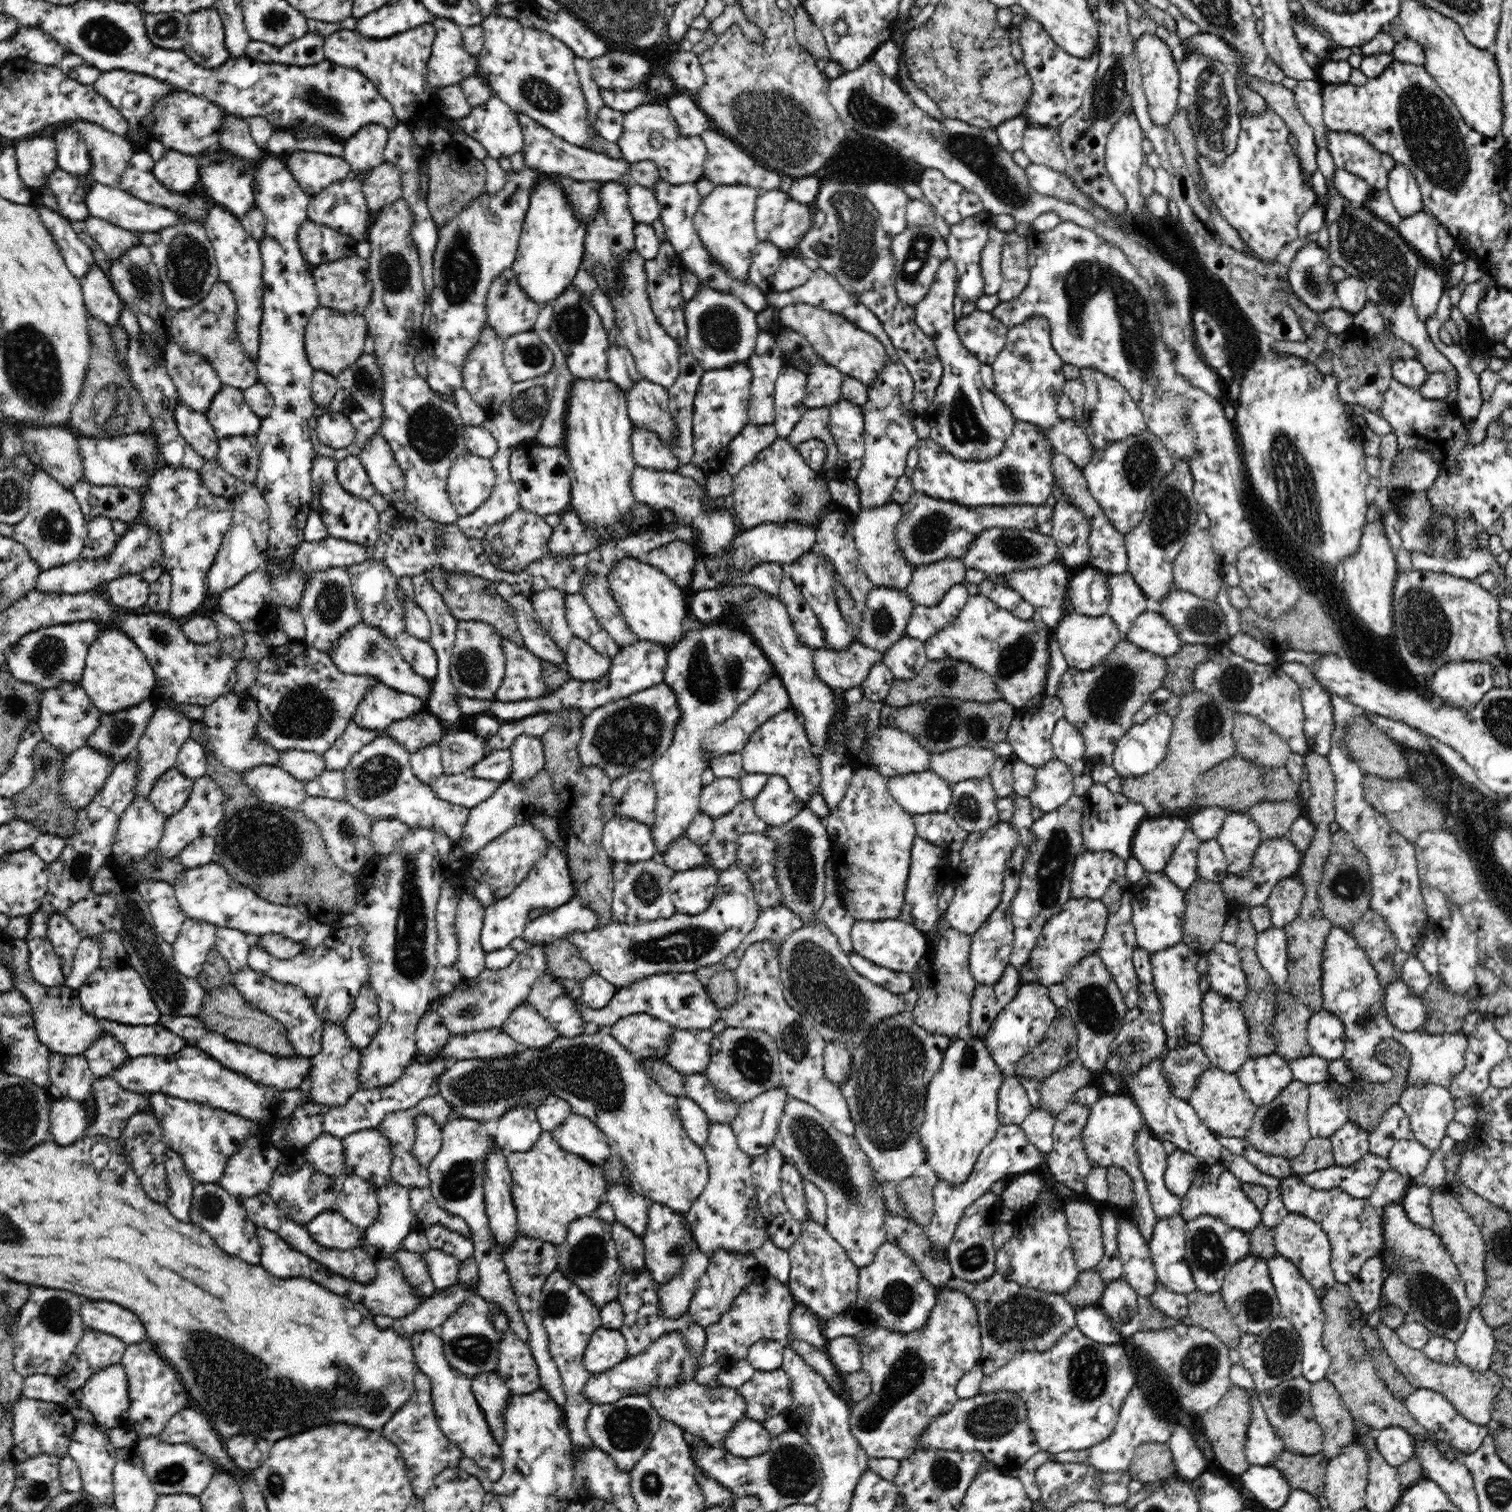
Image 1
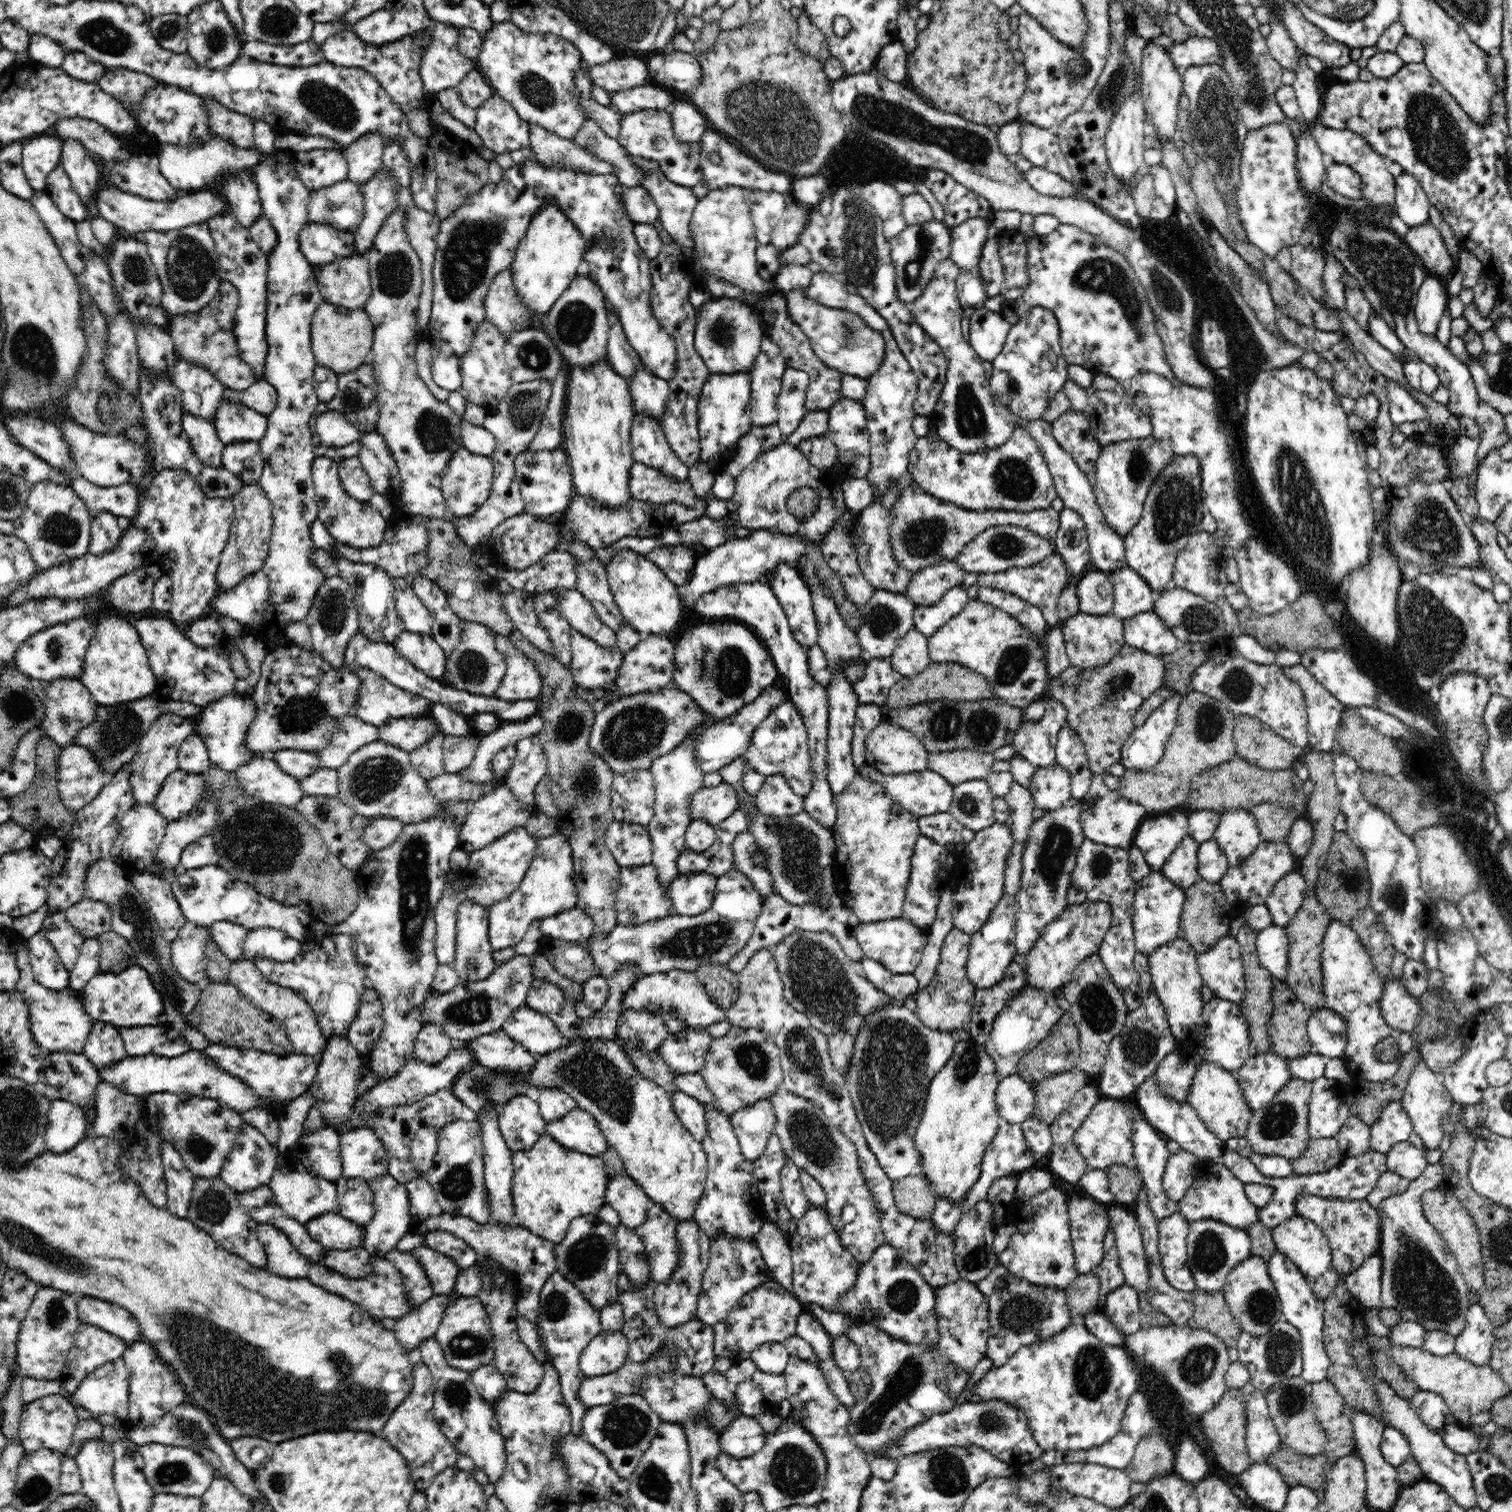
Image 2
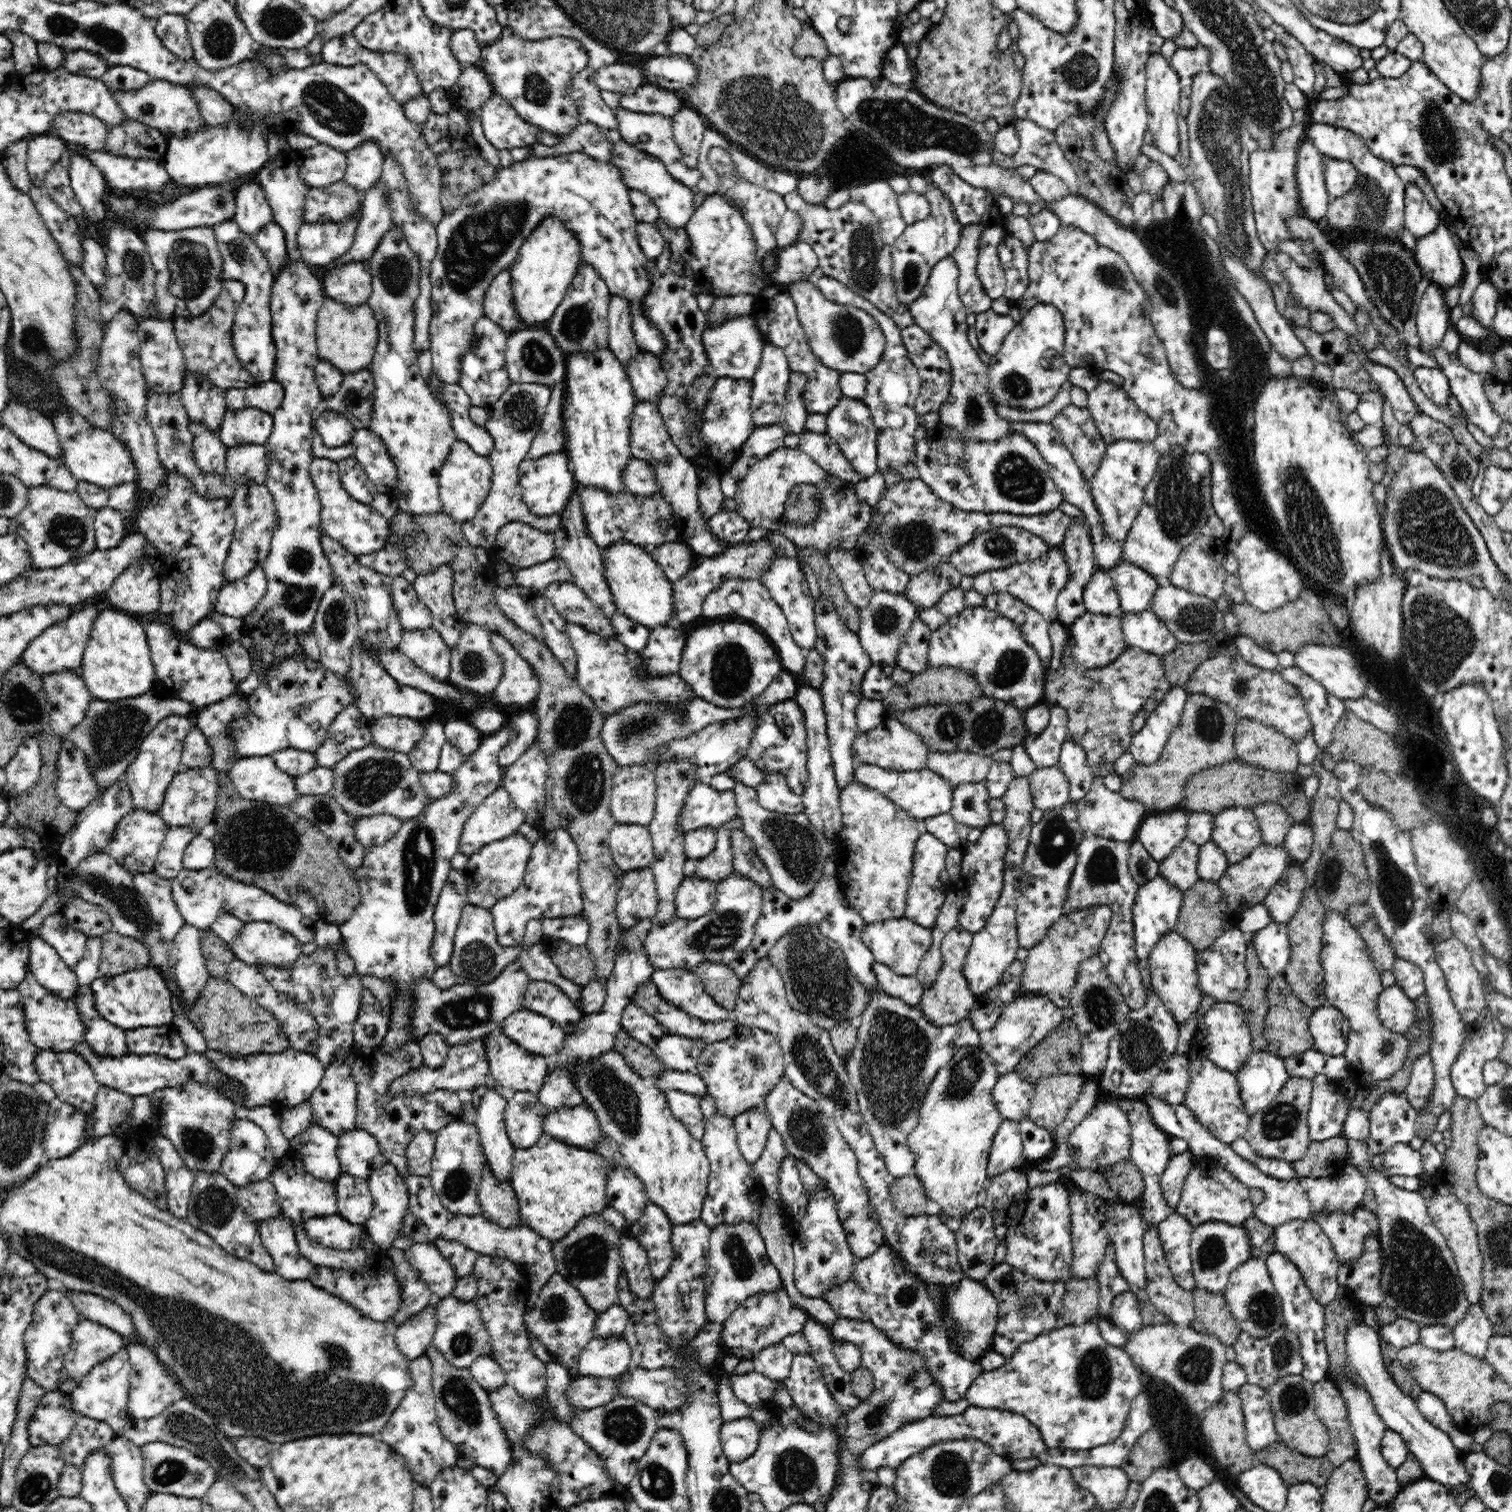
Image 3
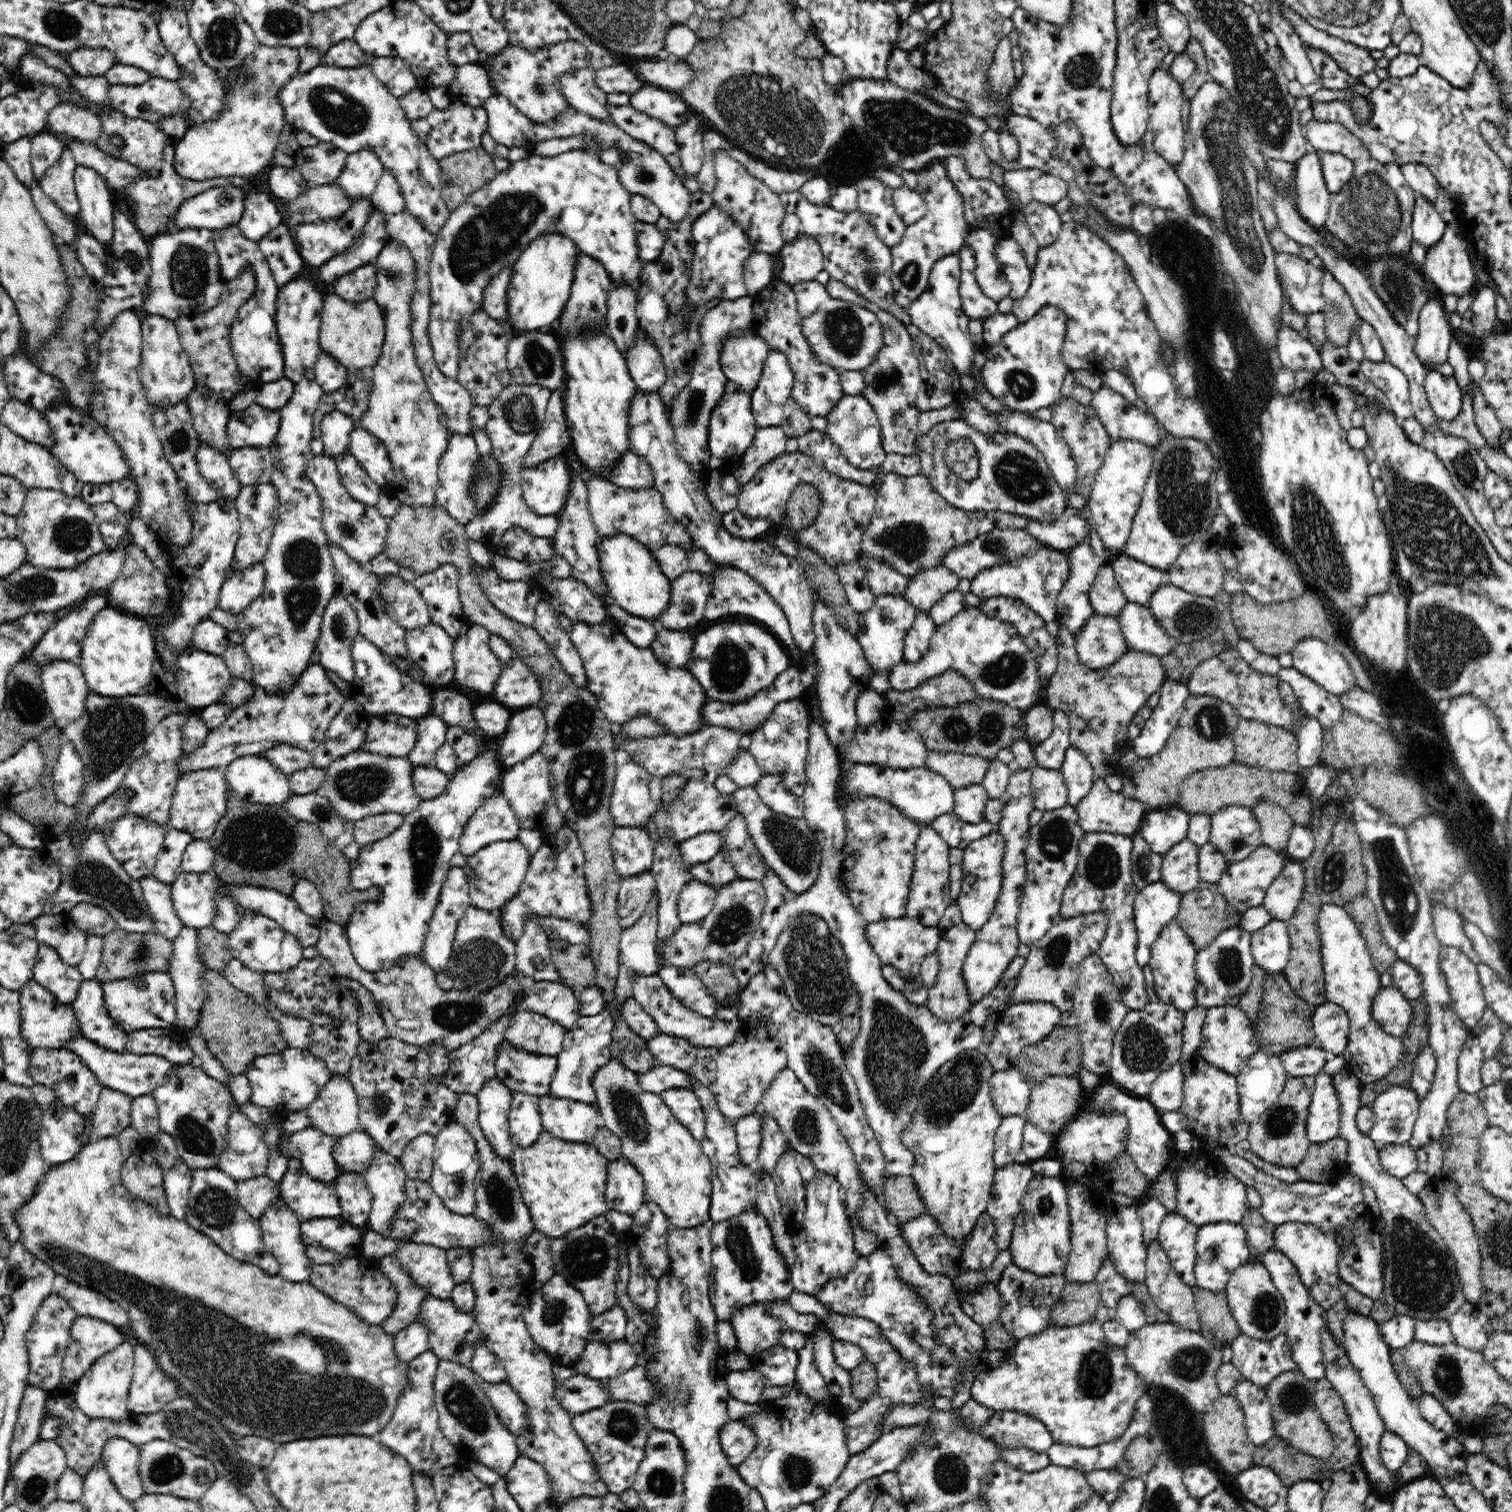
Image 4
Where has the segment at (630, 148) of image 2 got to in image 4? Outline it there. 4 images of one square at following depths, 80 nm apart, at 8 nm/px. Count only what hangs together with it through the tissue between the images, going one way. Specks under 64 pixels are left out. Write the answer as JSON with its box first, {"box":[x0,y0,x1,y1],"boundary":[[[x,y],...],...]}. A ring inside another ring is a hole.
{"box":[607,105,686,179],"boundary":[[[630,105],[607,106],[613,123],[630,135],[636,142],[644,142],[658,152],[678,178],[686,179],[680,159],[680,150],[675,140],[674,129],[649,114],[640,112]]]}

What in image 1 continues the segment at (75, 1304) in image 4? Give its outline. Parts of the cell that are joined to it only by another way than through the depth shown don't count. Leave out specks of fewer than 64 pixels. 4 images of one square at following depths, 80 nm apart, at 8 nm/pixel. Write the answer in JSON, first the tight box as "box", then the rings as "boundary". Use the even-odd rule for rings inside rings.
{"box":[80,1300,147,1344],"boundary":[[[84,1300],[80,1309],[86,1329],[97,1330],[122,1340],[126,1344],[147,1340],[144,1325],[130,1310],[112,1302]]]}

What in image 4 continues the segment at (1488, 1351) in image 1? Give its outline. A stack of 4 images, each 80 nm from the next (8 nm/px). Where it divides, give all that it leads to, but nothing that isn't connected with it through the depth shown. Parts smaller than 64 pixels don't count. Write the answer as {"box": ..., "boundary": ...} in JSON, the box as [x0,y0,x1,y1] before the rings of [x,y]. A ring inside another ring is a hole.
{"box":[1449,1304,1494,1352],"boundary":[[[1477,1304],[1460,1309],[1449,1318],[1449,1325],[1455,1343],[1473,1351],[1482,1352],[1488,1337],[1494,1332],[1491,1318]]]}

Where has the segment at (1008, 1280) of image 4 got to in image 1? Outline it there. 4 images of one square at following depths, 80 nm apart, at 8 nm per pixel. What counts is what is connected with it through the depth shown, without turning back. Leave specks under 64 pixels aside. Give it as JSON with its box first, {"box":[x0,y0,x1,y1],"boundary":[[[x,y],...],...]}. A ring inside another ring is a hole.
{"box":[937,1271,1076,1376],"boundary":[[[996,1271],[989,1279],[971,1283],[960,1278],[952,1278],[937,1287],[937,1293],[944,1289],[964,1293],[976,1307],[978,1327],[980,1327],[980,1360],[983,1376],[990,1376],[1007,1365],[1018,1353],[1047,1351],[1069,1330],[1076,1327],[1074,1308],[1066,1296],[1043,1290],[1022,1287],[1008,1281]]]}

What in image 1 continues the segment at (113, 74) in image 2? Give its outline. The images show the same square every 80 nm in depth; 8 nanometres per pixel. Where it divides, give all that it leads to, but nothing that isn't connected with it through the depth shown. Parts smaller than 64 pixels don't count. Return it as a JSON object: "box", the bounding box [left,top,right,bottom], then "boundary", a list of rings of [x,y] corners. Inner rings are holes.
{"box":[92,70,178,153],"boundary":[[[127,70],[103,72],[92,85],[94,85],[96,92],[108,99],[108,103],[116,107],[122,113],[122,117],[128,121],[128,130],[123,136],[134,147],[134,152],[141,153],[144,150],[150,152],[150,145],[158,141],[158,137],[153,134],[151,129],[156,120],[153,113],[154,105],[170,93],[178,91],[178,88],[167,82],[160,82],[153,76],[128,72]]]}

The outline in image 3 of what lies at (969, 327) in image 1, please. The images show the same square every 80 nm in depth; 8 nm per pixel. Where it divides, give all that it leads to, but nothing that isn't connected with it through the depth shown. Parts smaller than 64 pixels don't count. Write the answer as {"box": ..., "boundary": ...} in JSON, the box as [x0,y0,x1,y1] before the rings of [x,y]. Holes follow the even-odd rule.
{"box":[974,309,1015,356],"boundary":[[[992,309],[976,314],[974,327],[982,352],[989,356],[995,355],[1006,335],[1014,330],[1015,323],[1010,315],[997,314]]]}

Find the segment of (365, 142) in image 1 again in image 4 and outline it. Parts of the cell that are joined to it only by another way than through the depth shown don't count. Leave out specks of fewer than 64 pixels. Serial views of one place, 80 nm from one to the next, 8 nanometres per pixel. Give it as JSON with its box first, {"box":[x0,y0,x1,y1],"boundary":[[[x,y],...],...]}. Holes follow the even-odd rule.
{"box":[336,149,385,200],"boundary":[[[363,149],[347,156],[343,172],[336,183],[355,200],[368,198],[376,189],[385,167],[376,151]]]}

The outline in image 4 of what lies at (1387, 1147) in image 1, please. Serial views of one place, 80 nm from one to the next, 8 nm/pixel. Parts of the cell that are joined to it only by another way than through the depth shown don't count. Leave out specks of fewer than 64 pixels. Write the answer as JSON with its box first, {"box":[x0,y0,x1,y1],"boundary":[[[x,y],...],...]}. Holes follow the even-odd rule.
{"box":[1369,1085,1419,1152],"boundary":[[[1407,1085],[1388,1087],[1371,1107],[1373,1126],[1369,1133],[1378,1152],[1387,1145],[1407,1144],[1419,1116],[1416,1093]]]}

